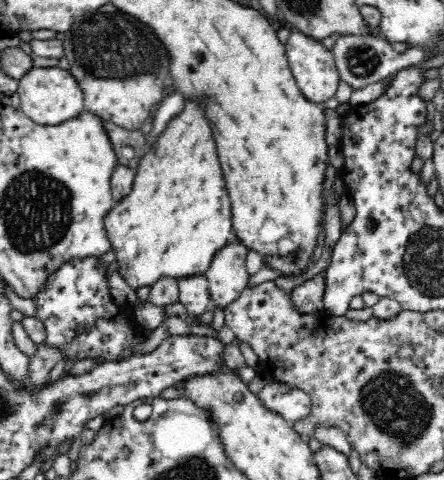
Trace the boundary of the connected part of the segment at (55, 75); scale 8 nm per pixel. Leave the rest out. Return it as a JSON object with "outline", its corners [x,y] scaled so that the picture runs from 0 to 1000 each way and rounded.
{"outline":[[[77,140],[41,167],[38,194],[50,233],[88,260],[126,263],[158,246],[171,246],[191,229],[187,188],[155,146],[131,140]]]}

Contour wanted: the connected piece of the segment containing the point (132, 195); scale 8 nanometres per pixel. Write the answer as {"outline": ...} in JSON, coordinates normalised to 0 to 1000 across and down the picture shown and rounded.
{"outline":[[[419,208],[414,229],[383,250],[378,265],[356,283],[356,292],[338,308],[338,317],[327,323],[309,346],[309,360],[302,369],[293,400],[279,406],[266,421],[241,438],[239,450],[232,454],[232,492],[245,504],[245,521],[261,533],[261,550],[266,550],[264,569],[279,581],[279,588],[300,602],[320,600],[320,596],[342,596],[351,592],[360,579],[396,579],[412,581],[437,573],[459,573],[468,563],[473,548],[493,521],[500,521],[520,500],[525,500],[523,471],[523,423],[509,392],[507,373],[502,371],[502,354],[495,350],[493,327],[489,325],[489,308],[482,285],[475,283],[473,260],[466,258],[464,244],[457,242],[457,229],[448,221],[448,213],[439,208]]]}

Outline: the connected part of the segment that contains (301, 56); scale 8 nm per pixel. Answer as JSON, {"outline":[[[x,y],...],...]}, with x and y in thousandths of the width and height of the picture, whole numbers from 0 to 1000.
{"outline":[[[658,60],[649,83],[644,83],[642,119],[671,183],[698,213],[725,221],[727,213],[755,200],[768,163],[750,113],[721,83]]]}

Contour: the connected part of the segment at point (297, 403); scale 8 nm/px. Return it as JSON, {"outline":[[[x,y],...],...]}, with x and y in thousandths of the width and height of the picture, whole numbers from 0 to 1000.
{"outline":[[[606,794],[581,825],[599,846],[631,863],[651,885],[680,877],[700,863],[698,825],[667,806],[626,794]]]}

